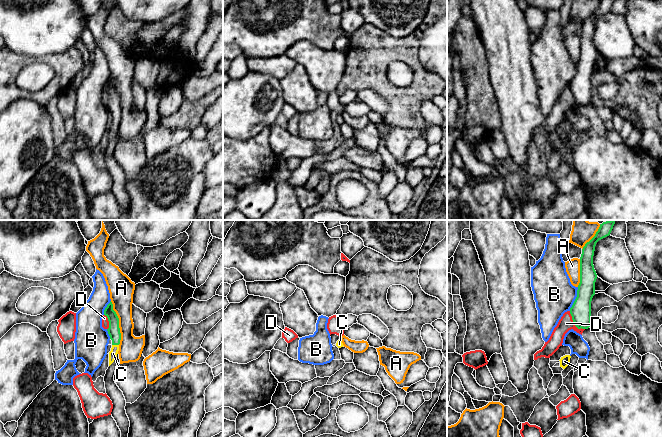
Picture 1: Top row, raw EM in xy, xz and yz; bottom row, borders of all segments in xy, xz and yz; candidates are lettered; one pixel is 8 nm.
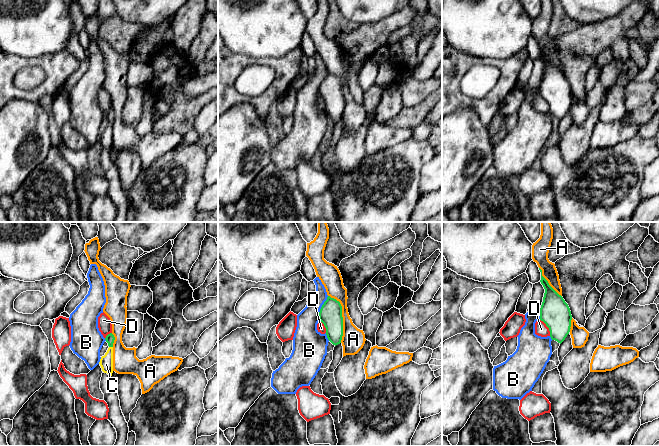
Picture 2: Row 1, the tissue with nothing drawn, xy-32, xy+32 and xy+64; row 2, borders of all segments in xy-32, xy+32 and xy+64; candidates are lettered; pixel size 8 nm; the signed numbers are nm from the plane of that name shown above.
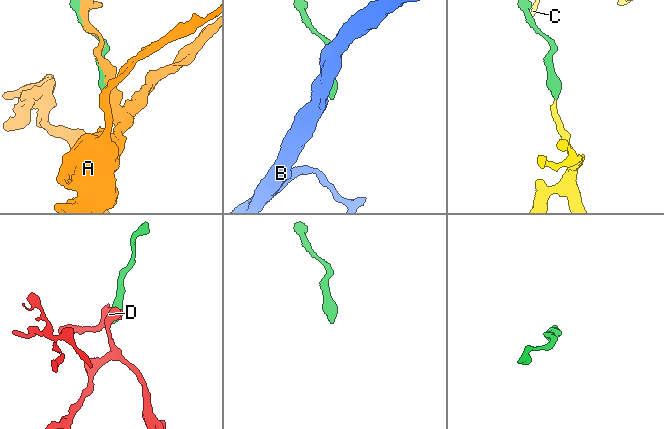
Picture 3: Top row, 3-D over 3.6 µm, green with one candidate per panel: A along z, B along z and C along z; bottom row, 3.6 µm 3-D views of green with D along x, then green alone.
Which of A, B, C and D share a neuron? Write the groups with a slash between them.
A / B / C / D

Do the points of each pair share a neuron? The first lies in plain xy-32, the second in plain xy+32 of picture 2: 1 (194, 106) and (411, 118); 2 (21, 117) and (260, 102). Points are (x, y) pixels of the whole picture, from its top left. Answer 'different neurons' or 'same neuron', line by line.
1: same neuron
2: different neurons

